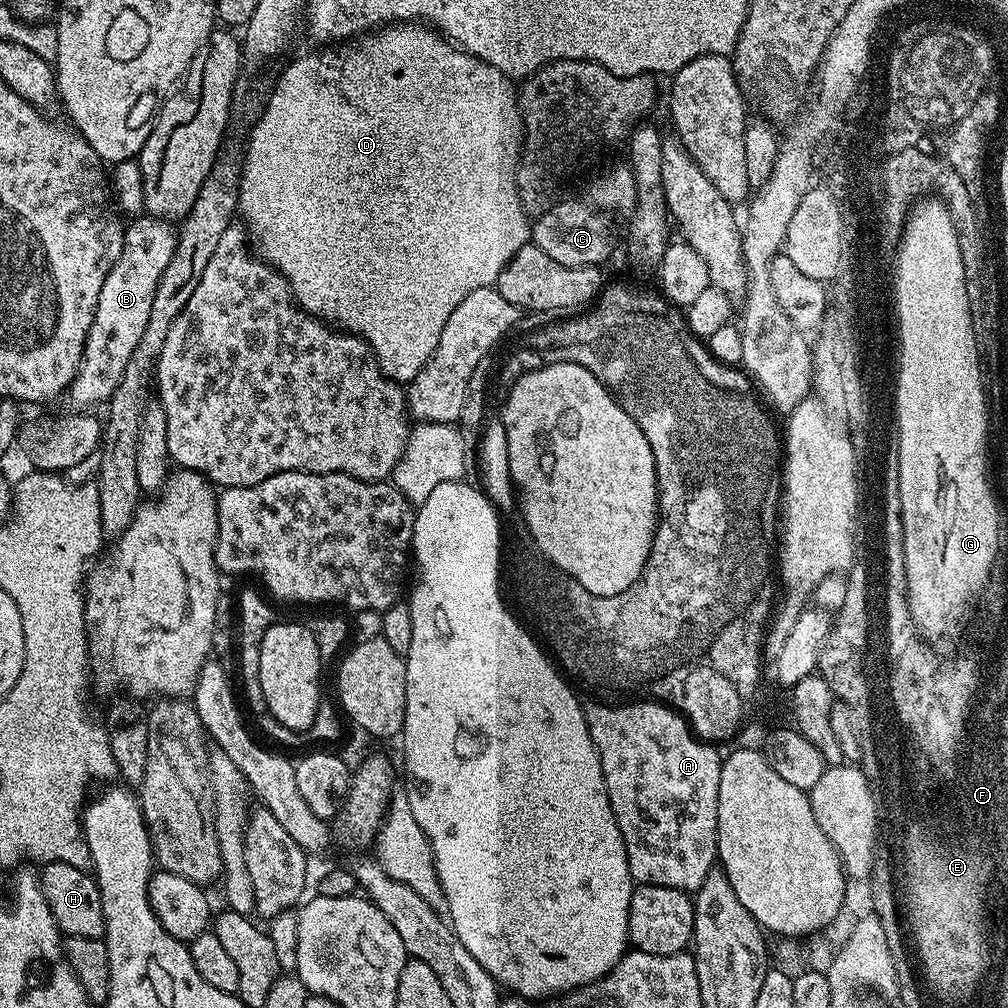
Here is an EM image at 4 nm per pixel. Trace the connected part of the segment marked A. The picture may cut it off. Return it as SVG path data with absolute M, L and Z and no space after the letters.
M588 702L584 704L584 717L602 762L618 830L622 830L626 842L633 881L637 885L670 886L689 894L697 893L718 860L716 831L721 753L716 753L711 743L697 738L679 712L659 702L624 702L619 706Z

